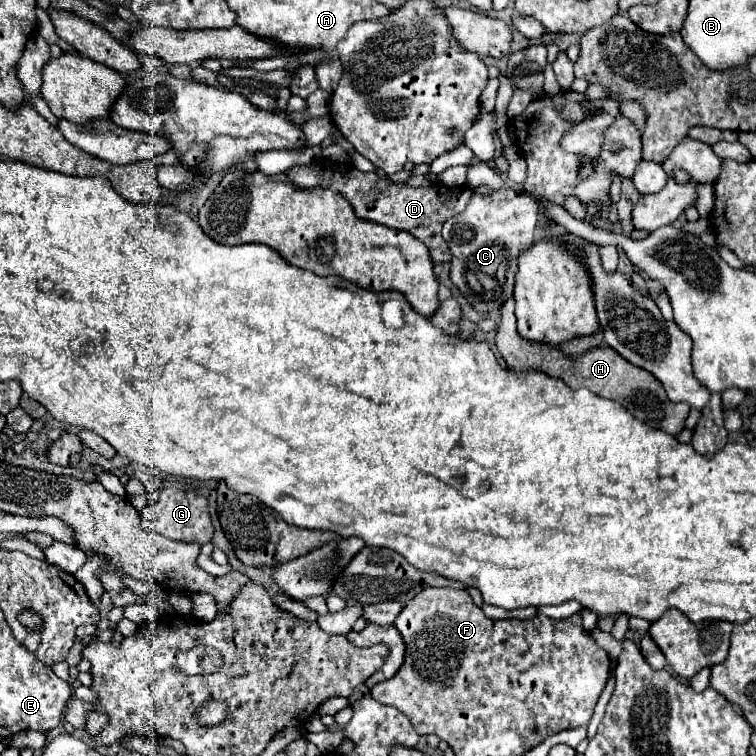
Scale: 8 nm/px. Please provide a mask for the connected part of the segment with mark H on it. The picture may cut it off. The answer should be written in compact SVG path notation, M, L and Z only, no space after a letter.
M508 299L502 305L502 319L500 319L500 327L498 327L498 333L496 333L496 347L498 347L500 355L504 357L504 361L508 363L508 367L514 367L516 371L538 367L540 371L548 373L550 377L562 379L570 389L586 387L586 389L598 393L600 397L618 401L636 419L644 421L646 425L650 425L654 429L666 431L670 435L676 435L684 429L684 419L688 417L690 407L686 403L670 403L668 397L666 397L664 387L660 385L658 379L654 379L654 375L648 375L648 371L628 363L626 359L620 359L620 355L616 355L616 351L612 351L612 347L606 347L606 345L592 347L586 353L578 355L576 359L570 359L566 353L562 353L554 345L526 341L518 333L518 327L516 327L514 299Z

